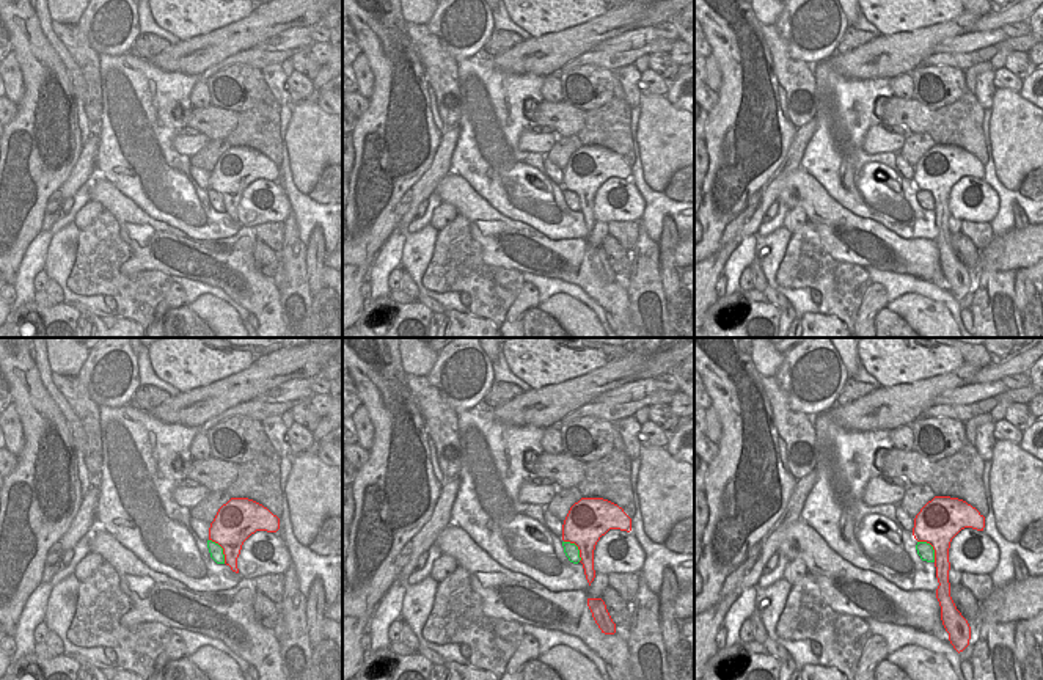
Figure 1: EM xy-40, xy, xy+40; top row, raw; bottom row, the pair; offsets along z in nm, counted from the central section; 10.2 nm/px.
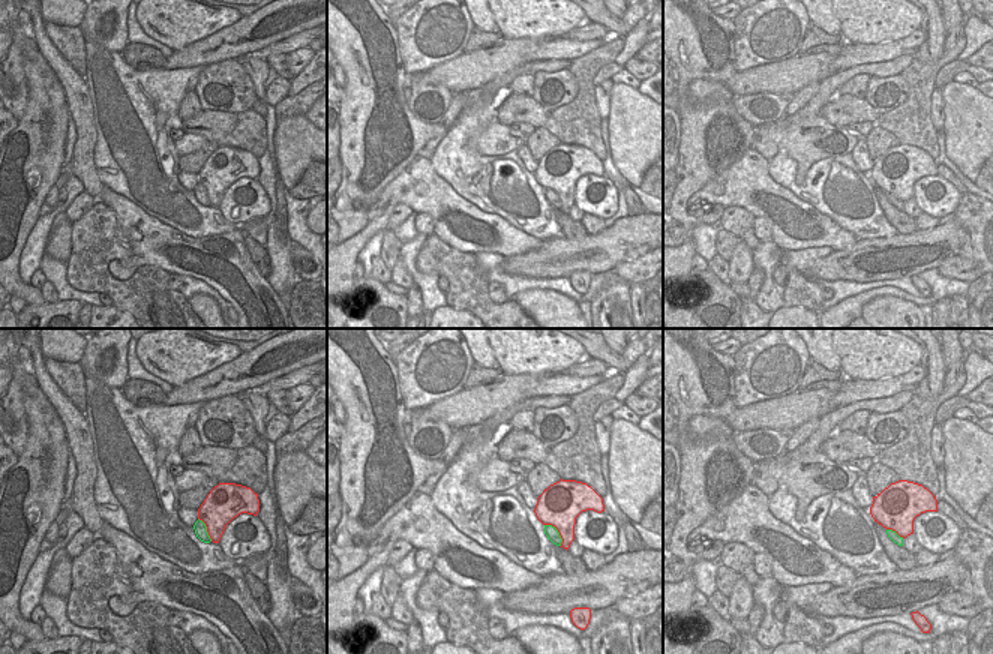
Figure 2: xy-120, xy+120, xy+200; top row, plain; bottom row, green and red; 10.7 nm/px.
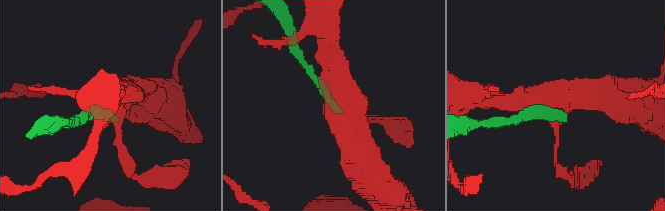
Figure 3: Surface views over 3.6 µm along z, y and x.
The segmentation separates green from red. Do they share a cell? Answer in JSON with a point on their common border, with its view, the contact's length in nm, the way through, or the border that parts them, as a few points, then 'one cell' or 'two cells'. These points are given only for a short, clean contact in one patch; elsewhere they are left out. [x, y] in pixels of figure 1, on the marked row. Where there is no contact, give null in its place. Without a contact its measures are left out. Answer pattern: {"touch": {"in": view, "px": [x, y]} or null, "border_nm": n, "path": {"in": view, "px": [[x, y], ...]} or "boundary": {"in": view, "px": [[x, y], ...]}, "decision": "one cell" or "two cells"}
{"touch": {"in": "xy+40", "px": [932, 547]}, "border_nm": 280, "decision": "two cells"}

